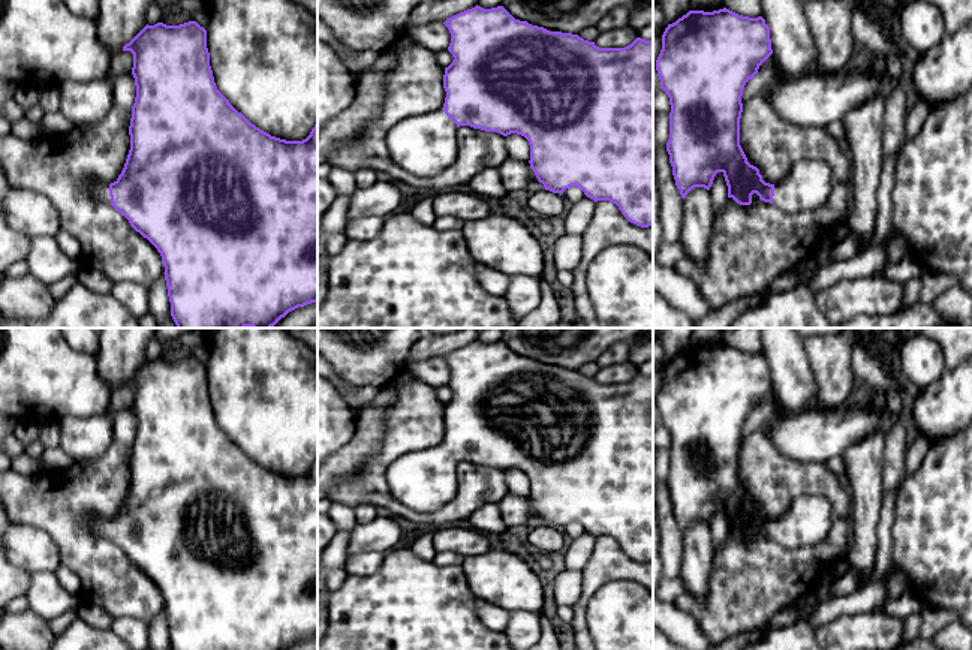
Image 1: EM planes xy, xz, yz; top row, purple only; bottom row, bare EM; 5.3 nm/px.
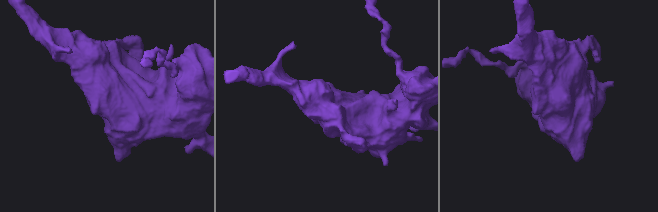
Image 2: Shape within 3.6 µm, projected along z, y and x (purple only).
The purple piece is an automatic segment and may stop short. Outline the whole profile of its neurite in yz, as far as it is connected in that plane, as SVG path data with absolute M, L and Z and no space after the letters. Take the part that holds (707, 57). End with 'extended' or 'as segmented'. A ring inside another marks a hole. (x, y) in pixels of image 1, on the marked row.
M726 7L713 12L689 10L665 28L656 70L660 88L669 97L666 151L683 199L695 187L710 190L717 172L725 177L728 198L740 205L750 205L752 195L756 193L777 211L792 214L816 210L828 199L833 177L828 163L798 160L786 177L770 184L762 180L759 169L747 162L740 145L744 85L771 54L770 27L765 19L743 16Z; extended

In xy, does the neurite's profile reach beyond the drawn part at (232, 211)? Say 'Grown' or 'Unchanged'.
Grown

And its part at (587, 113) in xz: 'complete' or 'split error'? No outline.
split error

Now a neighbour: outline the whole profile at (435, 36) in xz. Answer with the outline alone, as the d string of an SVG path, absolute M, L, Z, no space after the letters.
M431 21L410 27L404 31L404 36L410 42L434 52L446 51L451 43L451 33L440 21Z

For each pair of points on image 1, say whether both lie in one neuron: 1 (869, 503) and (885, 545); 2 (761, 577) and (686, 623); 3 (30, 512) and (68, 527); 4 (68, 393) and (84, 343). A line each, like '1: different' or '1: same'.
1: different
2: different
3: same
4: different

